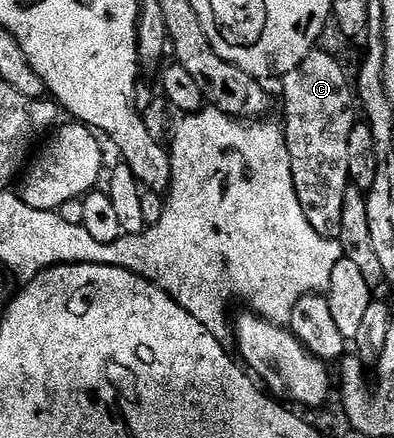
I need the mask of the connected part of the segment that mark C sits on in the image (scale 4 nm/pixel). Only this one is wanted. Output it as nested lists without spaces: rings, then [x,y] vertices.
[[[314,49],[291,73],[283,76],[280,84],[285,94],[285,119],[283,130],[287,153],[291,157],[291,177],[299,205],[303,205],[303,217],[311,224],[311,229],[324,239],[340,240],[343,229],[343,197],[350,184],[347,165],[347,144],[350,143],[351,129],[359,122],[359,111],[355,106],[355,87],[345,76],[341,63],[333,55],[322,49]]]

